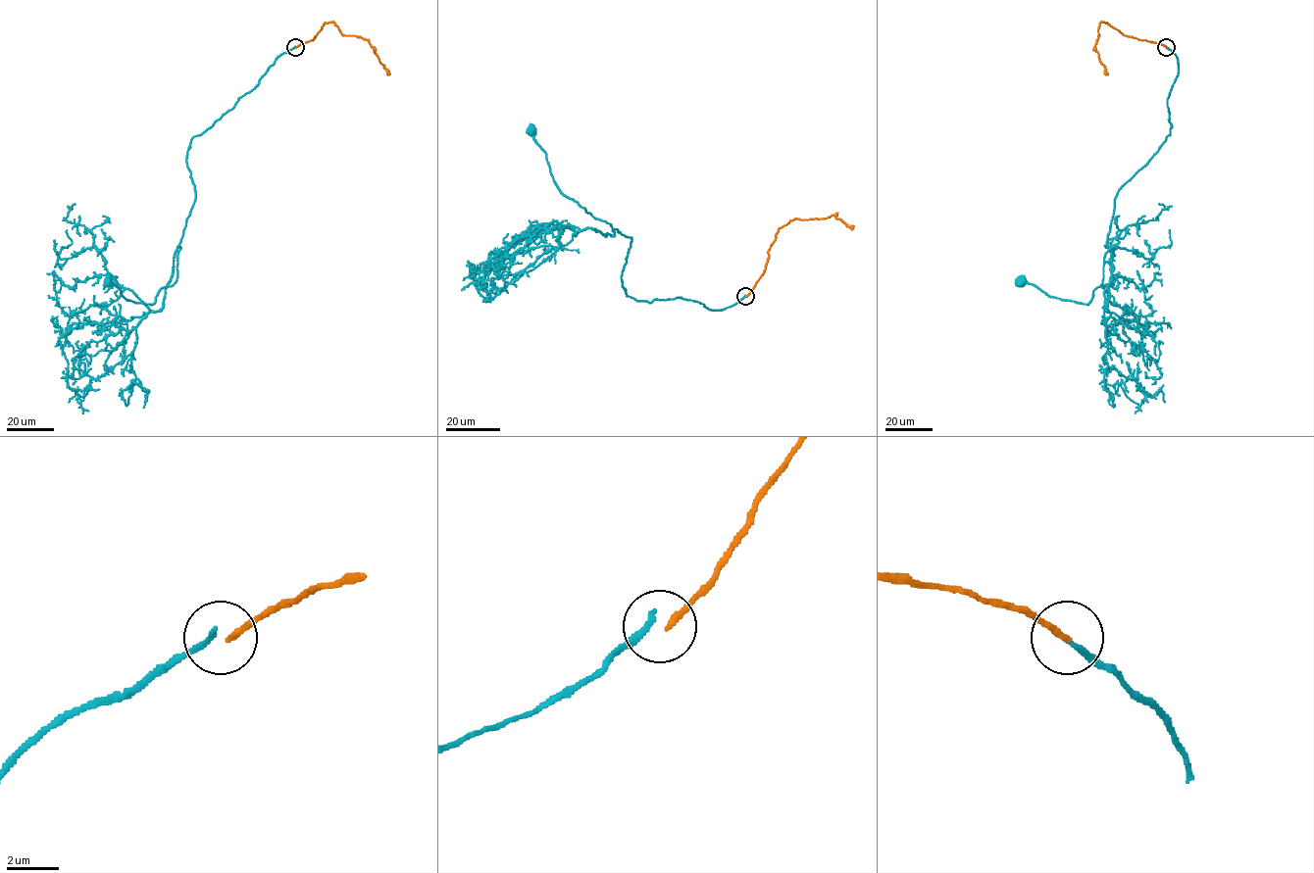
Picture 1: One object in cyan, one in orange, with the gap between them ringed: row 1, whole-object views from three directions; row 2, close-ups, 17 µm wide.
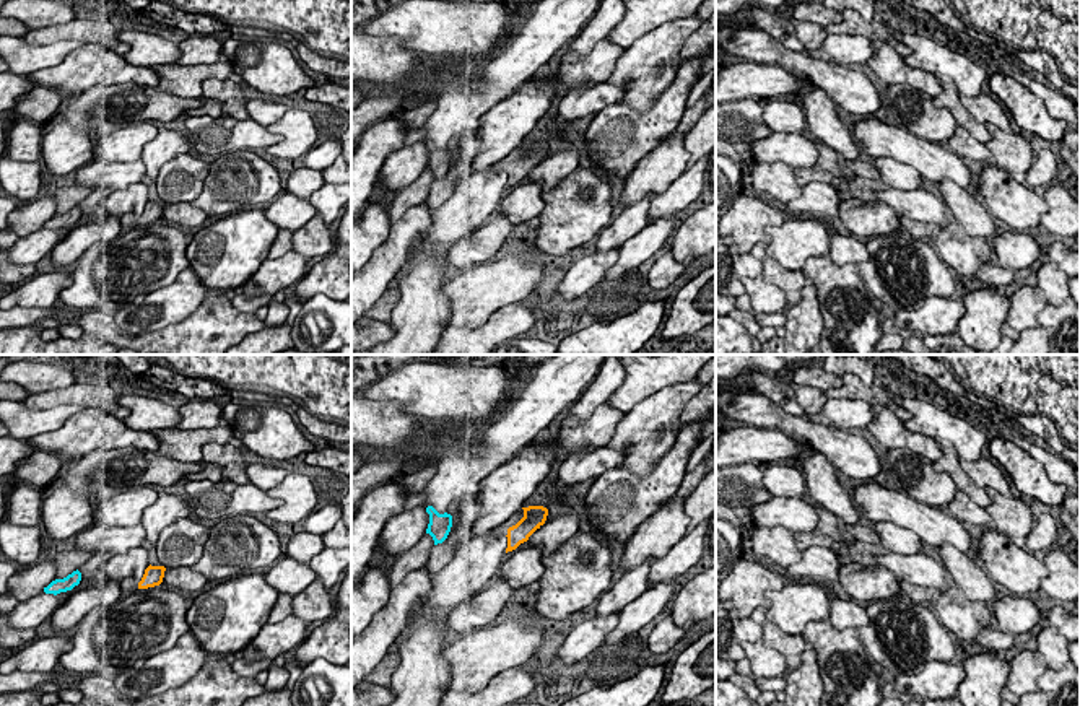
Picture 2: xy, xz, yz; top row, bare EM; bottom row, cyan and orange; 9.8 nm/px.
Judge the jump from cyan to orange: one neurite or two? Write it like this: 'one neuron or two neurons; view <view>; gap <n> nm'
two neurons; view xz; gap 550 nm

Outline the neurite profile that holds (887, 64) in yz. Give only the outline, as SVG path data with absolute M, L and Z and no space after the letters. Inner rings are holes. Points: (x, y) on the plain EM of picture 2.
M872 42L872 57L867 67L883 81L893 85L911 85L925 91L932 98L938 96L943 88L942 81L929 72L909 67L904 59L886 42Z

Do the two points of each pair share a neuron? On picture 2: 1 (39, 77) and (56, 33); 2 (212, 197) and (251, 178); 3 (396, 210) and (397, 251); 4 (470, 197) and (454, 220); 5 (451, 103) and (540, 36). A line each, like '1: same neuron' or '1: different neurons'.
1: different neurons
2: same neuron
3: different neurons
4: same neuron
5: same neuron

